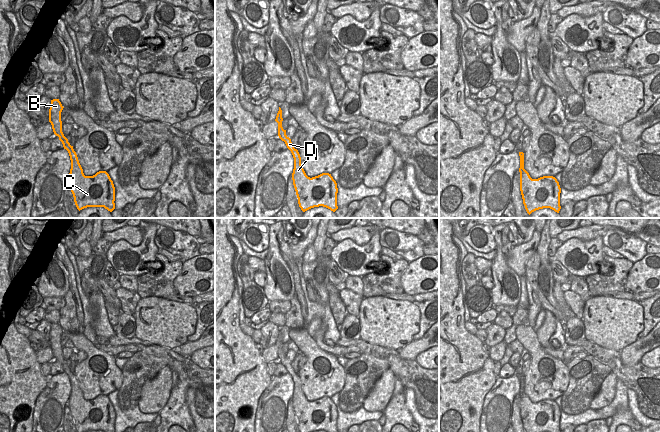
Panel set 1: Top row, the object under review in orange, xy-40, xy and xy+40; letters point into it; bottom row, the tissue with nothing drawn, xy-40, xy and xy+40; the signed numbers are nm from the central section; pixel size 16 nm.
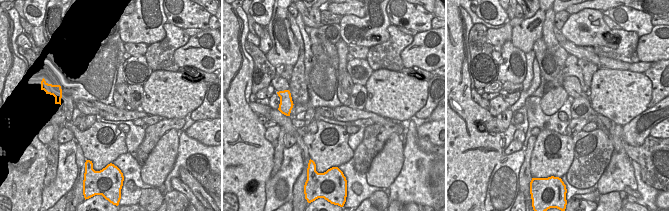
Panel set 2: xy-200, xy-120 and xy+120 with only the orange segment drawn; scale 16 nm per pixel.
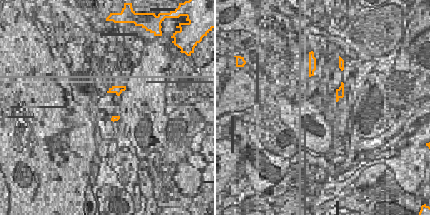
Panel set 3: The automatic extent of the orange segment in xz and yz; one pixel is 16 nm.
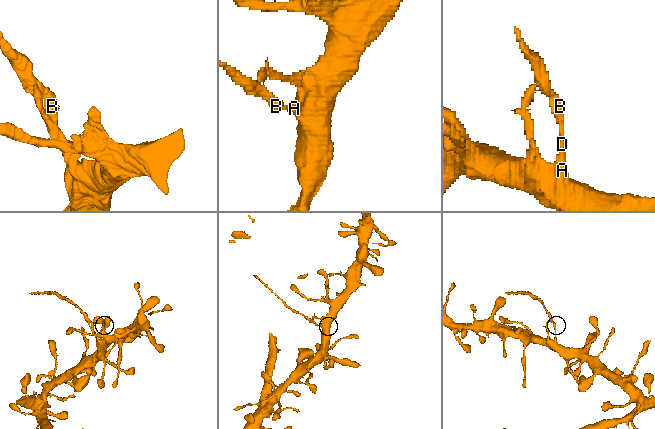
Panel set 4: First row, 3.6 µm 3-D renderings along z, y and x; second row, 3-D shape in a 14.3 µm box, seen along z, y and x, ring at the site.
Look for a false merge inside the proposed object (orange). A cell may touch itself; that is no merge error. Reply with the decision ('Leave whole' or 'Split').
Split.

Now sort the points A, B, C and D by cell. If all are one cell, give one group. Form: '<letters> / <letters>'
A C / B D

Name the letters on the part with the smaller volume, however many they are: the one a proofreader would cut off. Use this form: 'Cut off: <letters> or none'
Cut off: B, D

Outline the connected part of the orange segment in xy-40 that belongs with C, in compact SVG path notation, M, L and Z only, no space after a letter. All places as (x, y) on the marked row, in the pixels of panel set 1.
M74 149L68 151L71 169L68 183L77 209L104 207L112 212L115 209L115 187L106 171L99 171L93 176L85 176Z

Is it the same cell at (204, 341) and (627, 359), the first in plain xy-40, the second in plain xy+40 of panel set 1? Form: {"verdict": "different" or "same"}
{"verdict": "same"}

